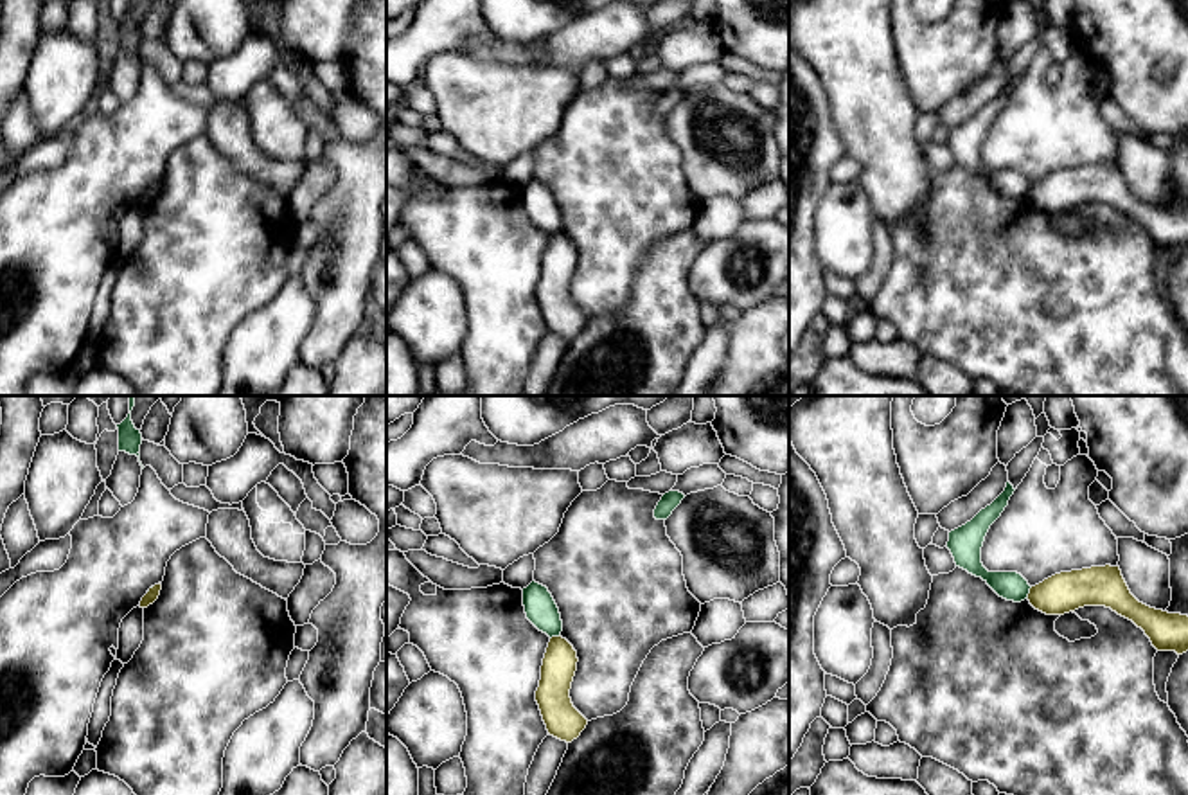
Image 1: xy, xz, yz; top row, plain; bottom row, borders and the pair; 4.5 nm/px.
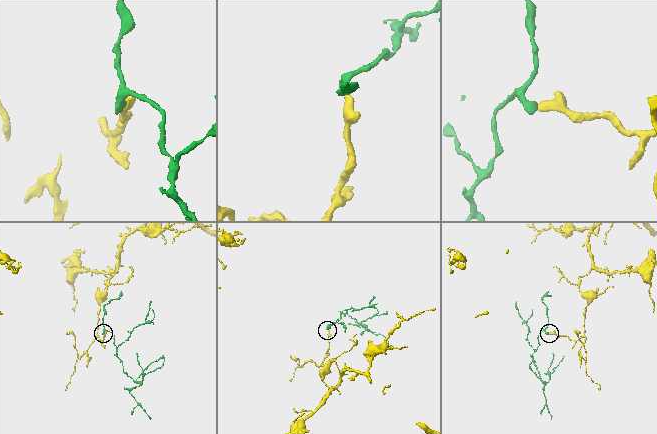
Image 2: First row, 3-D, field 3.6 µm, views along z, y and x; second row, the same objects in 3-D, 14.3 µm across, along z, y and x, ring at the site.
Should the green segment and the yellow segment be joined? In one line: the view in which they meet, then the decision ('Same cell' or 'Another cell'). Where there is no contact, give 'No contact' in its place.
Touches green in yz. Another cell

